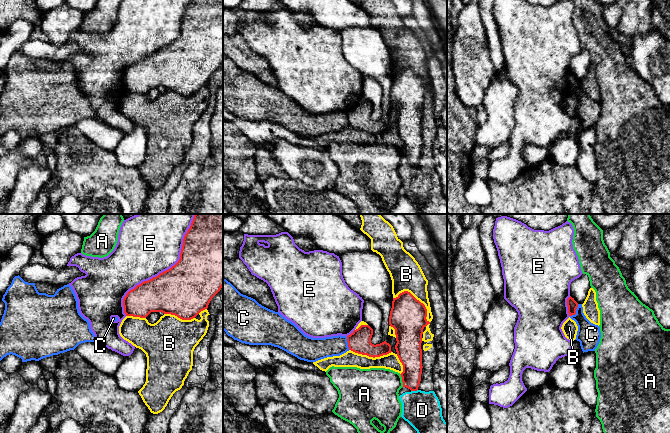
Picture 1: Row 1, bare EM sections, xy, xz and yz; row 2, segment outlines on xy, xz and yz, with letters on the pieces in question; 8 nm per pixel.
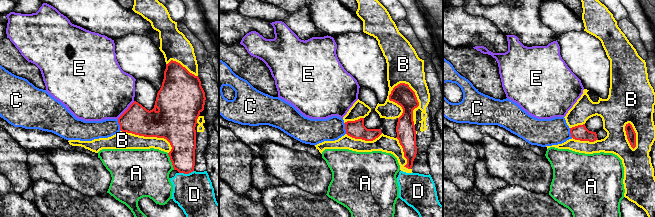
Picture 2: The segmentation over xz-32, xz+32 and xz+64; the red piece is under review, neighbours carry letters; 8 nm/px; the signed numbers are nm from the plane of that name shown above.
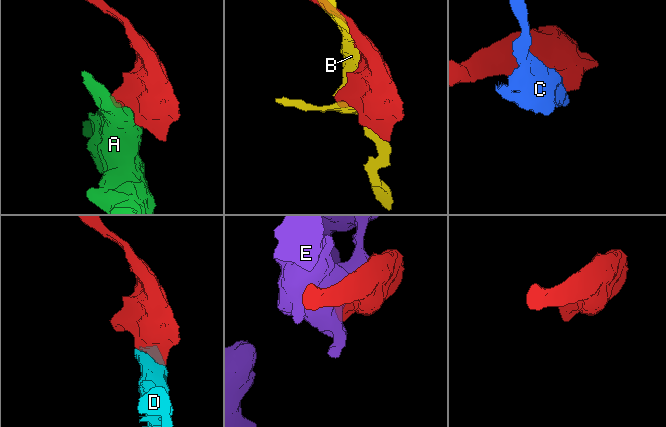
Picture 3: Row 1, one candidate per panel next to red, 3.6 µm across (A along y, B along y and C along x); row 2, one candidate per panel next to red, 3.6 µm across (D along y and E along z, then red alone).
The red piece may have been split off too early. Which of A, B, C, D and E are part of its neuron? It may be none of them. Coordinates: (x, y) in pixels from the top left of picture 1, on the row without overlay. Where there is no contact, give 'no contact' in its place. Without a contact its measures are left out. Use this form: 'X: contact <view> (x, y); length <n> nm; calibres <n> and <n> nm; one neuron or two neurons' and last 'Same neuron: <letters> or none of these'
A: contact xz (402, 156); length 110 nm; calibres 200 and 380 nm; two neurons
B: contact xz (418, 76); length 360 nm; calibres 280 and 260 nm; two neurons
C: contact yz (575, 87); length 120 nm; calibres 80 and 190 nm; two neurons
D: contact xz (414, 166); length 60 nm; calibres 170 and 300 nm; two neurons
E: contact xy (160, 49); length 900 nm; calibres 420 and 440 nm; two neurons
Same neuron: none of these

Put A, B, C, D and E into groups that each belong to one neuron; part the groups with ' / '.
A / B D / C / E

